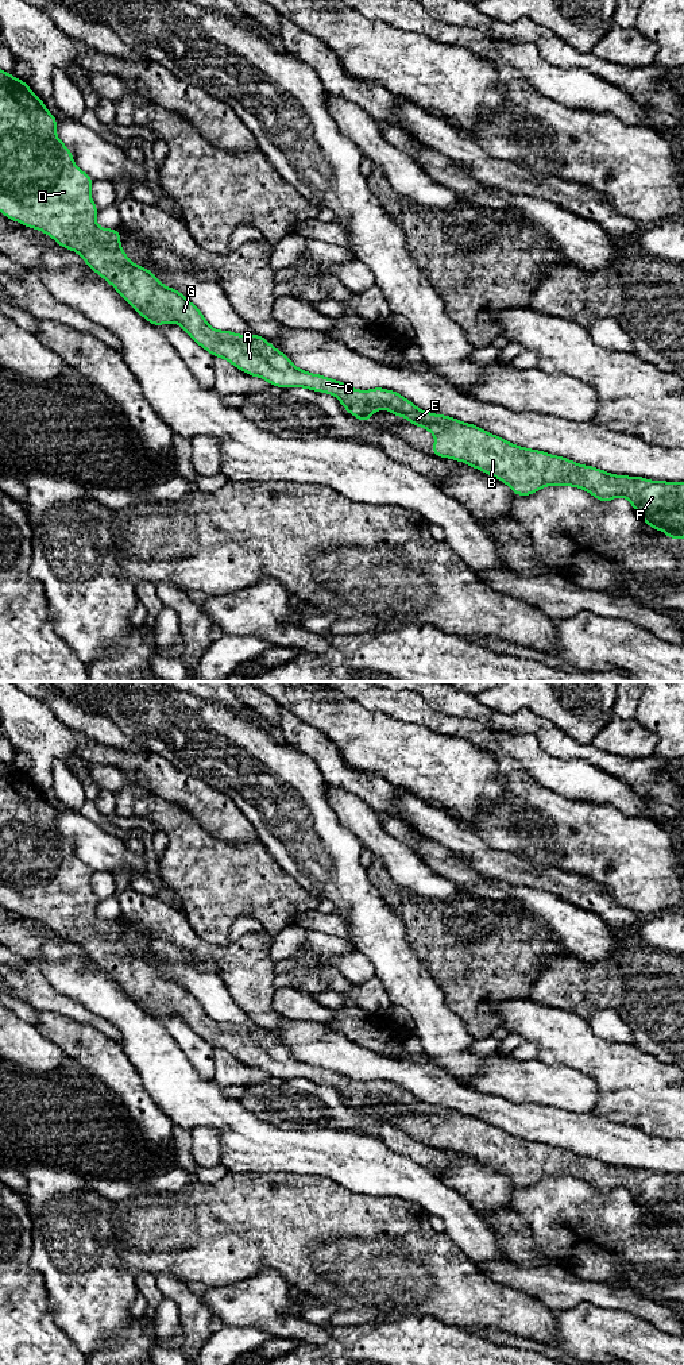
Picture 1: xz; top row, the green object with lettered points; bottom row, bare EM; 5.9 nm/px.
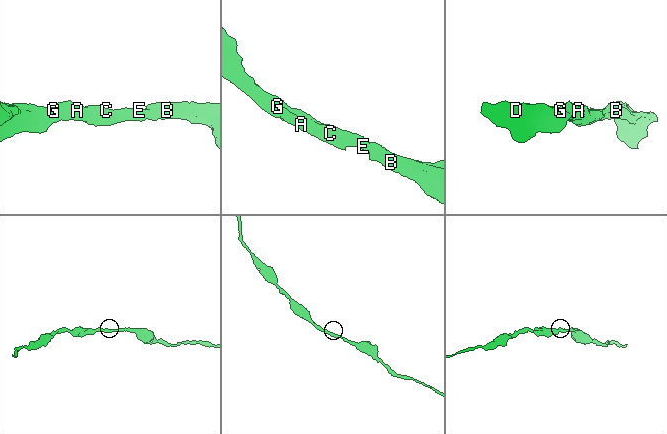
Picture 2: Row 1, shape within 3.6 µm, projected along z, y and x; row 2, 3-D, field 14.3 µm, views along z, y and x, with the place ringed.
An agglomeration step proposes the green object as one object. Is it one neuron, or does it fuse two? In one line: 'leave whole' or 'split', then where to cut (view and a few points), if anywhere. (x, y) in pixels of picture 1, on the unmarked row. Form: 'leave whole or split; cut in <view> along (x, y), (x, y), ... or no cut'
leave whole; no cut

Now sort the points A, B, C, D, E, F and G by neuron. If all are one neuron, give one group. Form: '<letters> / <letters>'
A B C D E F G

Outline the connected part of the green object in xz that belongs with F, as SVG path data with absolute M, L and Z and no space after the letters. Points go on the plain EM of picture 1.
M0 761L0 903L20 915L43 922L57 932L61 938L76 942L92 961L108 972L151 1015L179 1015L197 1036L213 1048L220 1048L241 1063L266 1071L270 1076L306 1079L333 1086L347 1103L359 1111L370 1113L374 1103L389 1100L391 1106L402 1107L411 1115L433 1125L437 1130L433 1134L433 1146L452 1149L484 1162L503 1172L517 1187L533 1185L544 1177L573 1177L588 1183L603 1194L615 1188L625 1188L650 1219L662 1222L673 1231L684 1229L684 1173L612 1167L557 1146L519 1138L476 1117L444 1106L424 1103L393 1081L384 1081L383 1079L356 1081L340 1072L301 1061L258 1025L246 1027L236 1026L232 1022L213 1021L200 1000L182 984L166 979L150 961L130 952L121 940L119 921L97 917L96 905L98 901L90 888L93 871L76 857L72 842L58 830L55 818L57 810L28 776Z

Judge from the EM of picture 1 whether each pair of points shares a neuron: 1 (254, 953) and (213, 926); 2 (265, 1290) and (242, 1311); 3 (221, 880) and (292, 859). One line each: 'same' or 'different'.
1: different
2: same
3: different

